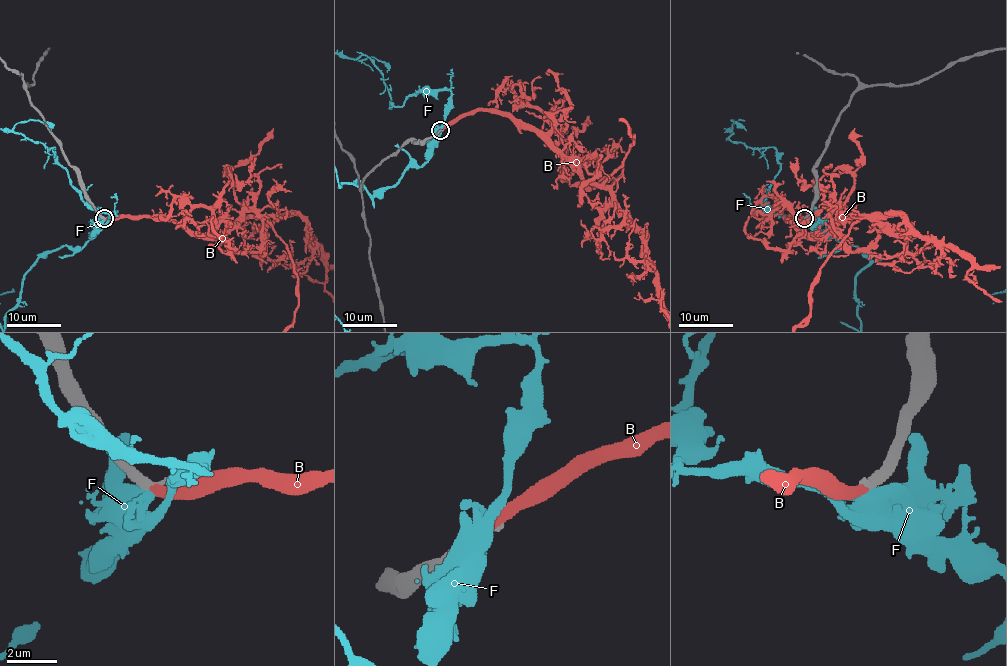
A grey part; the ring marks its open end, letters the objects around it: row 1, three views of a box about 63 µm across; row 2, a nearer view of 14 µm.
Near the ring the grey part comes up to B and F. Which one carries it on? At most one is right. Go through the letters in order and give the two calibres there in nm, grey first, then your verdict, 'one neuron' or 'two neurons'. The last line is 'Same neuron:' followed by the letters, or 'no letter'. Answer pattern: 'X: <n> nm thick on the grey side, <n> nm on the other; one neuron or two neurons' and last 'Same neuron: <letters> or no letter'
B: 440 nm thick on the grey side, 400 nm on the other; one neuron
F: 500 nm thick on the grey side, 800 nm on the other; two neurons
Same neuron: B

